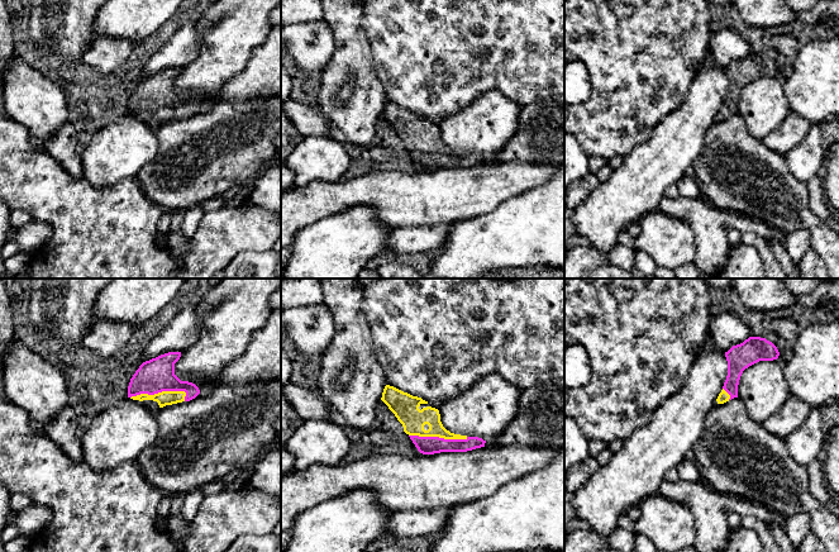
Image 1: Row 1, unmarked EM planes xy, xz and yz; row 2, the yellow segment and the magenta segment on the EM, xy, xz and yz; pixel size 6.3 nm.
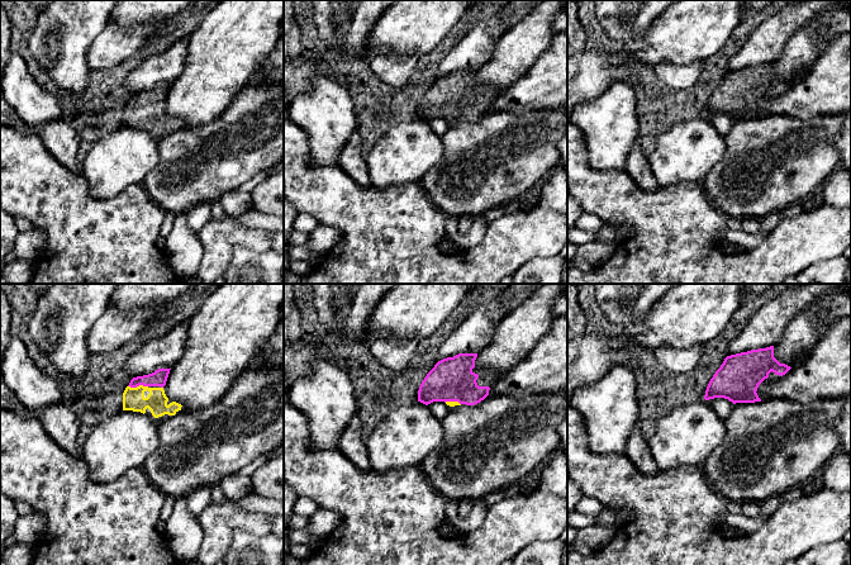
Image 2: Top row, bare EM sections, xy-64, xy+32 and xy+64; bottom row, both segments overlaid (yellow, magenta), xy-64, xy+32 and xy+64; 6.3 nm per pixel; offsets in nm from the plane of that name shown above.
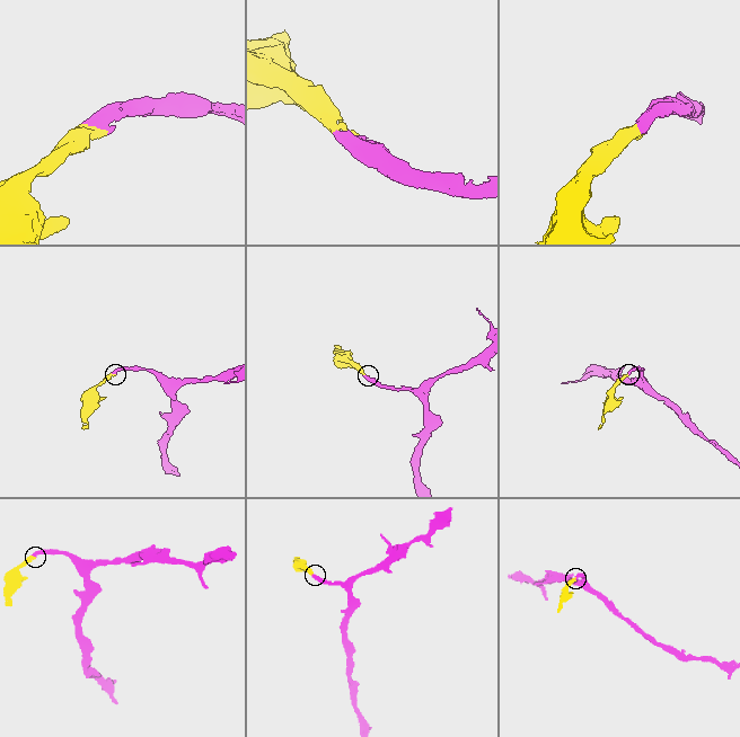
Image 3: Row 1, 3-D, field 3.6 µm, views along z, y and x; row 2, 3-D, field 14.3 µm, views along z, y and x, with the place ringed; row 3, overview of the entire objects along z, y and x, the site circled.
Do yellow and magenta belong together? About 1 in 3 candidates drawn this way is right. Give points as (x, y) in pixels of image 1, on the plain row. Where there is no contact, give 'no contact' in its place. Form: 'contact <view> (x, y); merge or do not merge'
contact xy (158, 109); merge

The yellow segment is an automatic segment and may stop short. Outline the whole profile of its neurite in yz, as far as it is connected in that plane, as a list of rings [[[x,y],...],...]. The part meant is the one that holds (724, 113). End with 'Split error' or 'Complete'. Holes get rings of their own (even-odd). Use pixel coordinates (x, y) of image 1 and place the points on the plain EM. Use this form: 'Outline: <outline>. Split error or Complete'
Outline: [[[749,53],[743,60],[733,62],[725,73],[728,77],[728,92],[723,106],[719,110],[718,120],[724,120],[734,114],[738,114],[738,101],[740,92],[745,85],[759,77],[777,76],[780,68],[777,63],[761,53]]]. Split error

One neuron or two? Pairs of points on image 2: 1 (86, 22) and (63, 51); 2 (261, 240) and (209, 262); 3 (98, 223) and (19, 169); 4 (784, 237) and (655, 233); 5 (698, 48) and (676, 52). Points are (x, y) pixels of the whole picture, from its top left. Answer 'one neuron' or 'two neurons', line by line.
1: one neuron
2: one neuron
3: one neuron
4: one neuron
5: one neuron

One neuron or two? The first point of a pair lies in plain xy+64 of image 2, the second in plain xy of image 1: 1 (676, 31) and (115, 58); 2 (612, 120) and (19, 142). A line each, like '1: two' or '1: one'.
1: two
2: two

